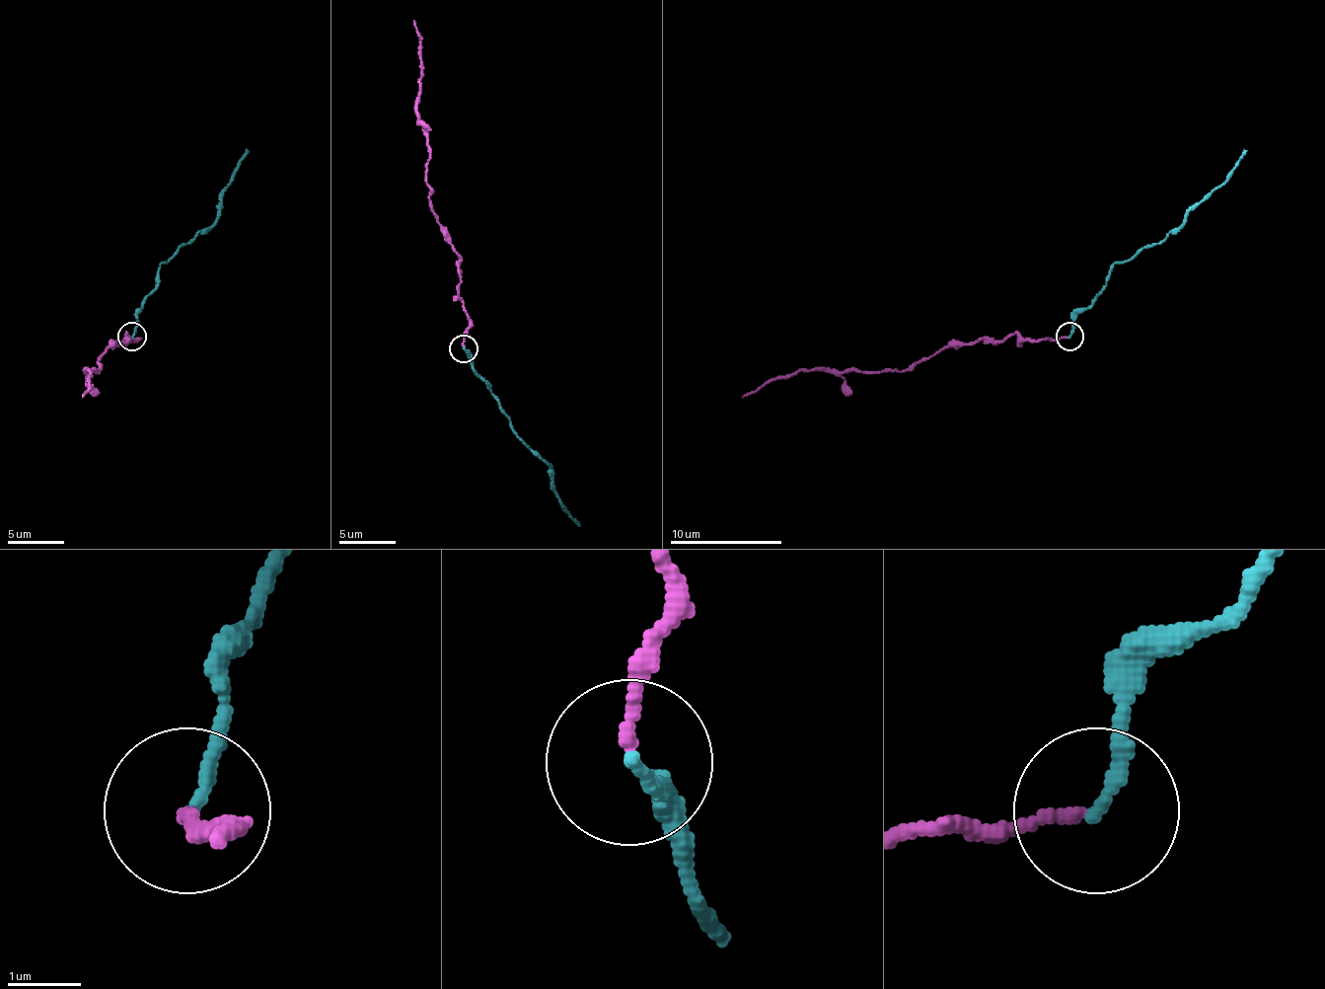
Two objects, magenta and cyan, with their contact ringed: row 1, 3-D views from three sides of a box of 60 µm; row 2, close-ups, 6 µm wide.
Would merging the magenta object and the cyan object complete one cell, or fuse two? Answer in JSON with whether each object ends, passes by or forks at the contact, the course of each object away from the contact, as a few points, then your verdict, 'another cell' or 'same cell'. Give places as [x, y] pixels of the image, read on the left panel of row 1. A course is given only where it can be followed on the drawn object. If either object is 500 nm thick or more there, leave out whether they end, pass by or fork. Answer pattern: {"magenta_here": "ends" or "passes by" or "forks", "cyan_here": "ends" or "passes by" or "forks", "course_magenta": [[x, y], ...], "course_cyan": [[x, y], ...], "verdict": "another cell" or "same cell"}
{"magenta_here": "ends", "cyan_here": "ends", "course_magenta": [[132, 337], [99, 356], [99, 371], [84, 371], [82, 396]], "course_cyan": [[132, 337], [138, 312], [158, 283], [158, 269], [217, 219], [219, 193], [248, 148]], "verdict": "another cell"}

